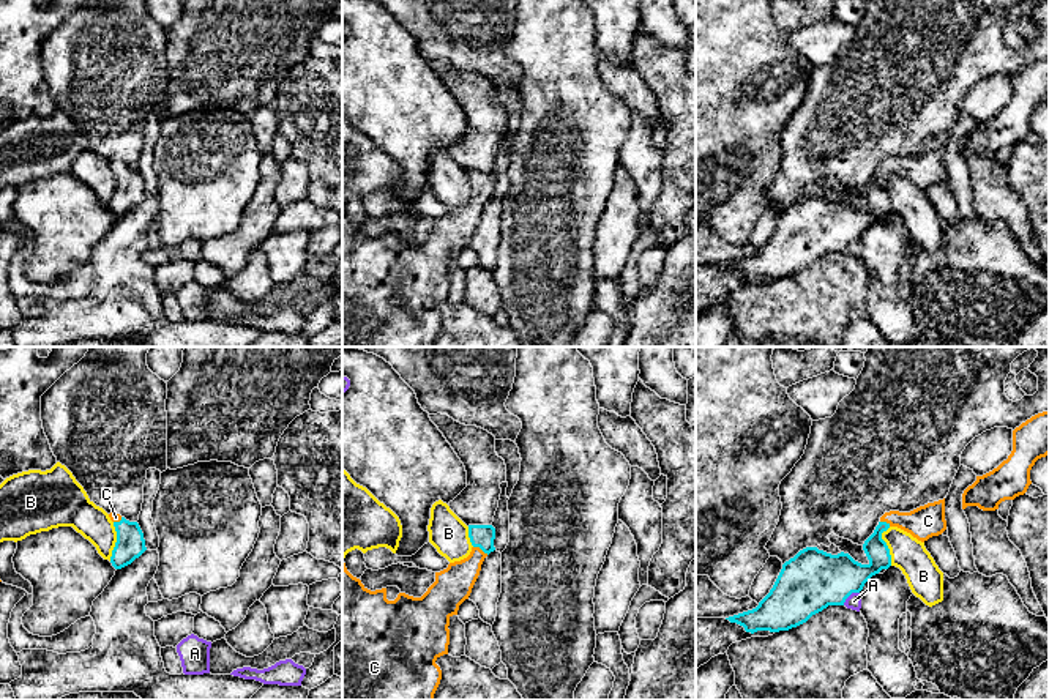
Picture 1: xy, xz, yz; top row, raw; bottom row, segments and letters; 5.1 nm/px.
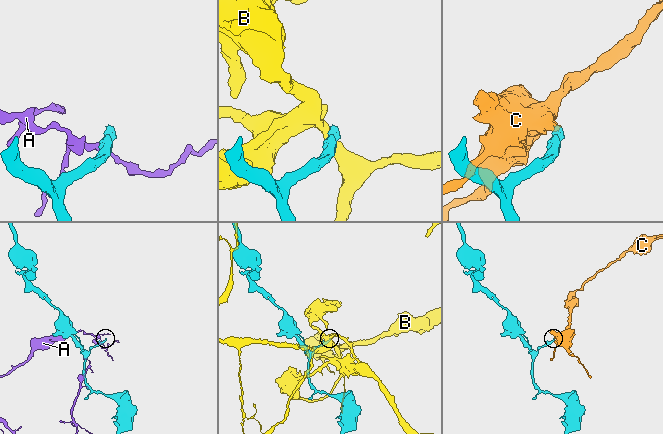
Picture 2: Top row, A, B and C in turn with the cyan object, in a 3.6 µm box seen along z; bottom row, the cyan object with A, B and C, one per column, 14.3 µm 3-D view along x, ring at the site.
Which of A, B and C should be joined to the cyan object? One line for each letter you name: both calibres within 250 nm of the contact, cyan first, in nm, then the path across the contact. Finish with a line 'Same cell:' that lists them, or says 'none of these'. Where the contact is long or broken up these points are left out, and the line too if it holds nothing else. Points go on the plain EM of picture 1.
C: 120 nm thick on the cyan side, 190 nm on the other; runs through xz (481, 183), (481, 196), (453, 232)
Same cell: C

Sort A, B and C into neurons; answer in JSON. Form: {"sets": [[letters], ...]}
{"sets": [["A"], ["B"], ["C"]]}

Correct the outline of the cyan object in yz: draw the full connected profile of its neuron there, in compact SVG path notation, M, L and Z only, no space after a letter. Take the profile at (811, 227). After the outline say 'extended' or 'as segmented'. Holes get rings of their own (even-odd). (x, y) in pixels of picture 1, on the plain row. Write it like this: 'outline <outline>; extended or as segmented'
outline M945 145L910 159L890 158L880 164L874 180L864 188L868 211L849 200L831 202L817 194L806 194L782 211L770 240L752 257L729 263L746 279L789 277L806 270L828 252L844 252L852 240L882 216L891 213L891 202L882 180L898 173L924 189L946 177Z; extended

